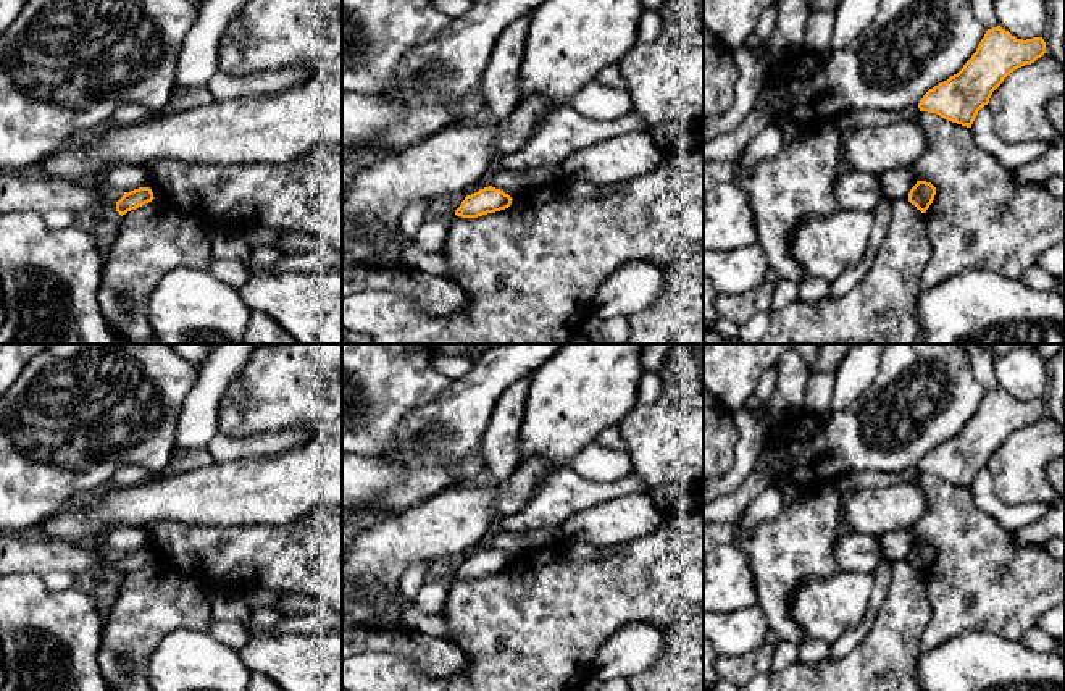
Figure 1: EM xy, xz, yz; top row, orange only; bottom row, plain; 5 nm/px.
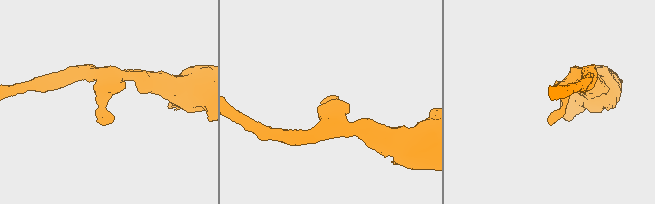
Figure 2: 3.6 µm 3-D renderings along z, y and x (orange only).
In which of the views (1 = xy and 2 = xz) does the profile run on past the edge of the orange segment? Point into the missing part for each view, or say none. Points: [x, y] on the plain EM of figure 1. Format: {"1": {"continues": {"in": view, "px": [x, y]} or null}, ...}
{"1": {"continues": null}, "2": {"continues": null}}

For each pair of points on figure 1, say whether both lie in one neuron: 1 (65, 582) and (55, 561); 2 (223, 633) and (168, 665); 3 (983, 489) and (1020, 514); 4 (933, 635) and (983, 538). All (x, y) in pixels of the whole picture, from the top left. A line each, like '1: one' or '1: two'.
1: two
2: two
3: one
4: one

